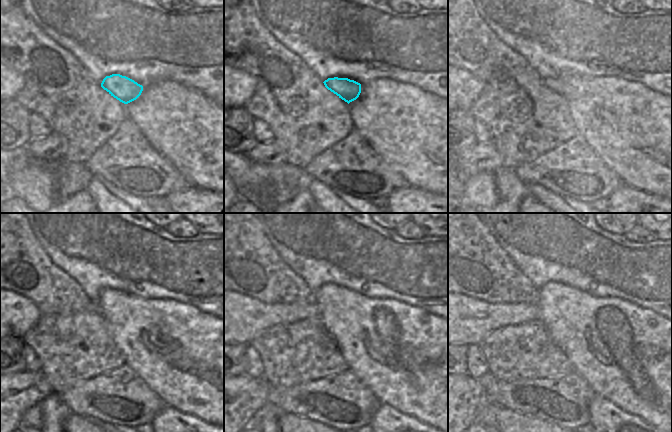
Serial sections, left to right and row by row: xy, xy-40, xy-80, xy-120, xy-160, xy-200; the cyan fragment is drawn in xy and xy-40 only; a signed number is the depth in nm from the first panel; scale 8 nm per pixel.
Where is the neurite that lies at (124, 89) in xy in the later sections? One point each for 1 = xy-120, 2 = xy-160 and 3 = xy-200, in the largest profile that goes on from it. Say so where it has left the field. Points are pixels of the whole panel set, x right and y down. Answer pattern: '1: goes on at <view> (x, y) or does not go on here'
1: goes on at xy-120 (93, 306)
2: goes on at xy-160 (244, 318)
3: goes on at xy-200 (468, 321)

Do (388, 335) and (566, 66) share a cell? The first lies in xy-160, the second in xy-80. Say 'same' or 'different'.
different

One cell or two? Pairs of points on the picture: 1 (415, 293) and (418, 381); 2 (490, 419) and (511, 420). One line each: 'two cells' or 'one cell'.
1: two cells
2: one cell

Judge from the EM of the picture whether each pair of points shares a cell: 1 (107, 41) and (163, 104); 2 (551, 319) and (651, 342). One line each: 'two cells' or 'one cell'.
1: two cells
2: one cell

